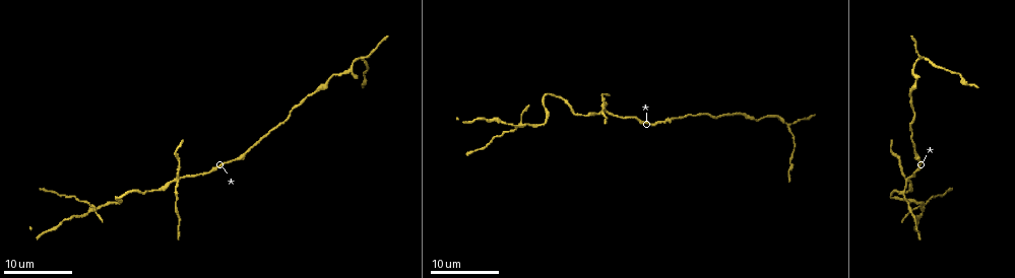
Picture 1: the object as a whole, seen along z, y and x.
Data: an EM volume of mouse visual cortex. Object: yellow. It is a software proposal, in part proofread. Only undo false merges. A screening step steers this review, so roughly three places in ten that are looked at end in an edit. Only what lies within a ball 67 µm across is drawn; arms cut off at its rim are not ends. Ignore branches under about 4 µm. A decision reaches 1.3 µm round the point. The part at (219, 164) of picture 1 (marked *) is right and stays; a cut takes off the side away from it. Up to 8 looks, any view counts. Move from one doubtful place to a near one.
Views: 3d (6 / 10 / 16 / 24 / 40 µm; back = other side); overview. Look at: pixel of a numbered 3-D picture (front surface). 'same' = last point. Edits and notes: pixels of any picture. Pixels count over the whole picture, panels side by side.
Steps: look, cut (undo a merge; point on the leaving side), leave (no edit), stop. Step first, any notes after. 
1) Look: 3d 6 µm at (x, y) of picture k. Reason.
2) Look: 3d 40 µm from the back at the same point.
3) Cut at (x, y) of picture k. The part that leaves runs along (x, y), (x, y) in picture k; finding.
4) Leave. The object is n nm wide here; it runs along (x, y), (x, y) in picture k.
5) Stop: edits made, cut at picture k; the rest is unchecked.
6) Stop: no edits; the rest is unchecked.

Look: 3d 16 µm at (907, 182) of picture 1. Four-way junction.

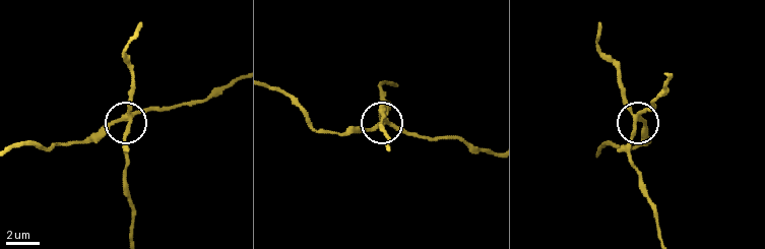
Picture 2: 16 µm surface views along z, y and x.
Look: 3d 10 µm at (636, 123) of picture 2. Closer look.

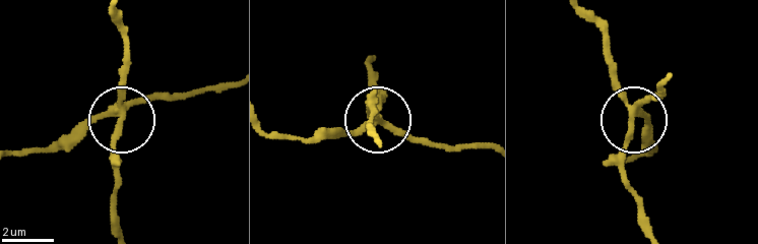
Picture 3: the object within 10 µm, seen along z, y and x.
Cut at (115, 148) of picture 3. 4 arms meet here; the part that leaves runs along (120, 113), (113, 229) in picture 3; two cells meet here.

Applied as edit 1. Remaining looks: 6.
Look: overview.

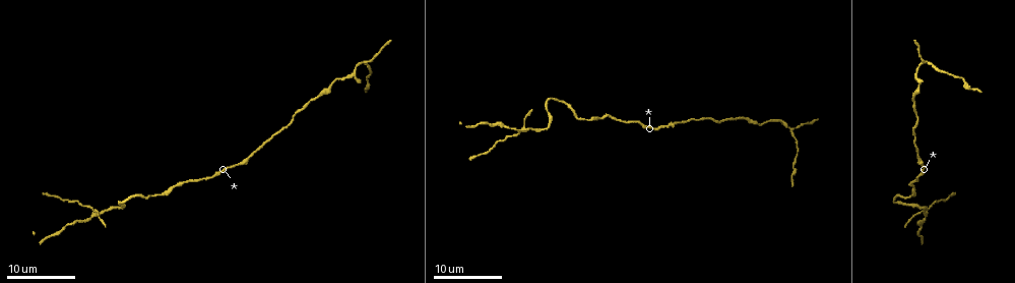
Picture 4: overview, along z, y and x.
Look: 3d 16 µm at (918, 205) of picture 4. Sudden change in width.

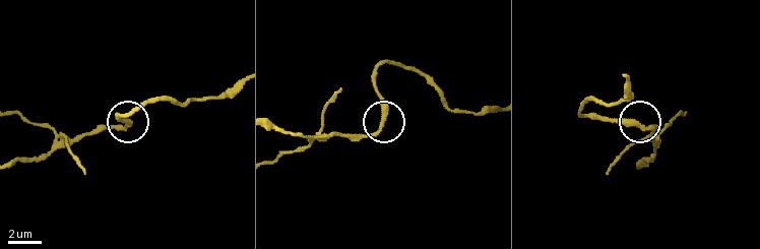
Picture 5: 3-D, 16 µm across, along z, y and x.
Look: 3d 6 µm at (123, 128) of picture 5. Zoom in.

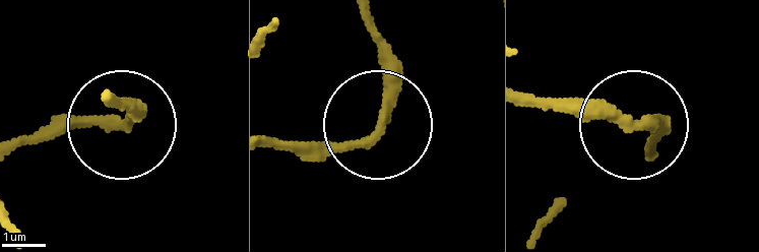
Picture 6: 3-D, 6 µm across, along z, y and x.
Leave. One cell here.

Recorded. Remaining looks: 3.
Look: 3d 24 µm at (521, 132) of picture 4. Looks like a crossing.

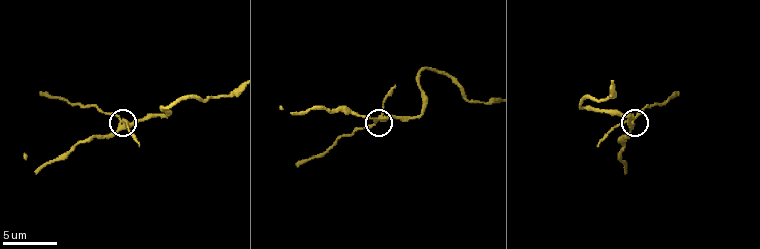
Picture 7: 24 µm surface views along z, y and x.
Look: 3d 10 µm at (119, 123) of picture 7. Closer look.

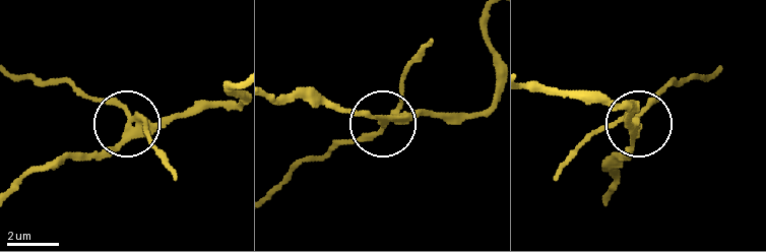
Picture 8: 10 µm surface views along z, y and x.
Cut at (113, 98) of picture 8. The side arm is 10 µm long; the part that leaves runs along (127, 127), (114, 105), (62, 83), (16, 76) in picture 8; two cells meet here.

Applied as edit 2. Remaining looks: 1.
Stop: edits made, cut at picture 3, cut at picture 8; the rest is unchecked.

